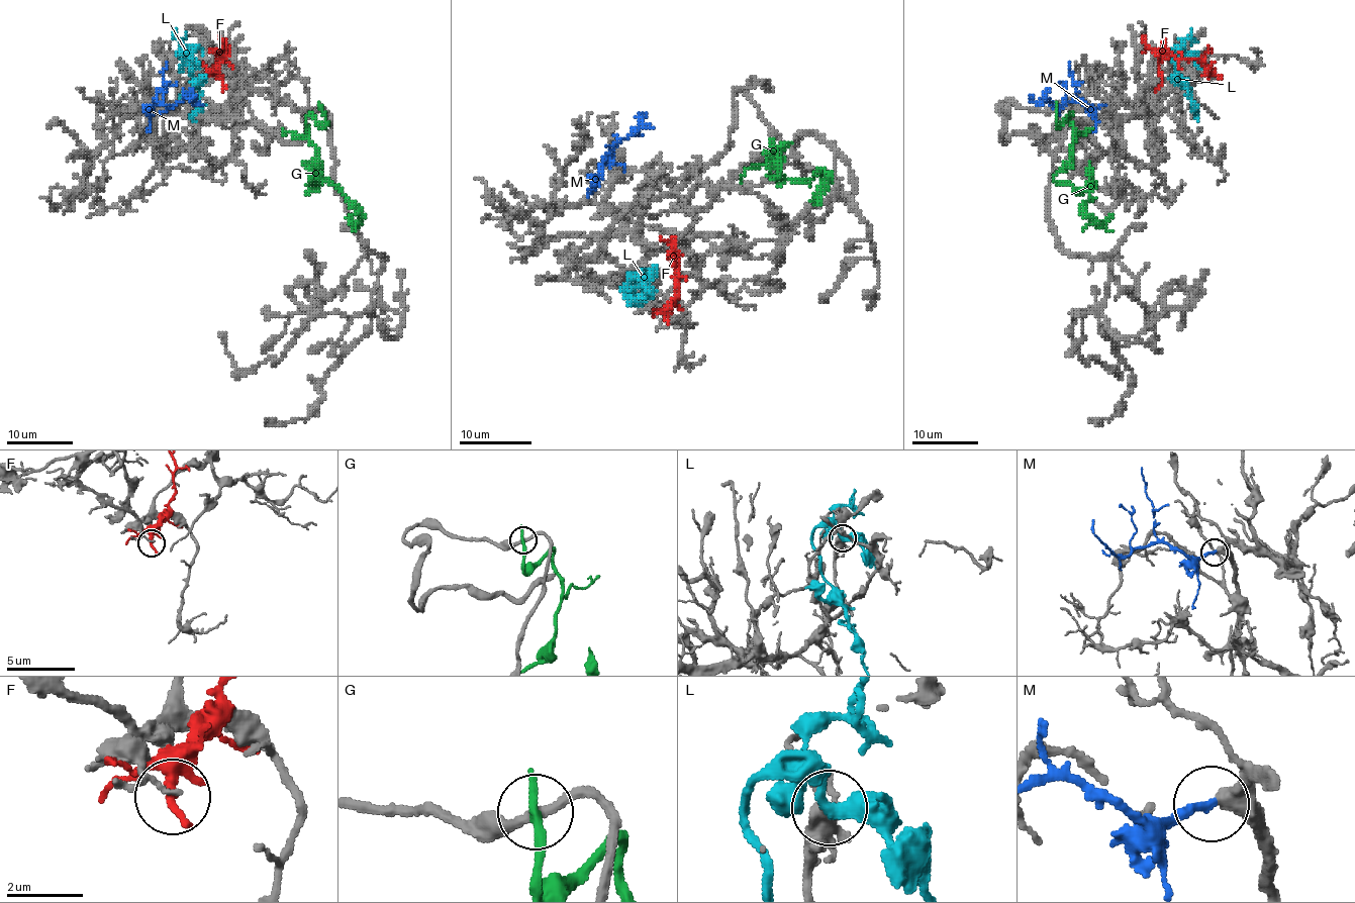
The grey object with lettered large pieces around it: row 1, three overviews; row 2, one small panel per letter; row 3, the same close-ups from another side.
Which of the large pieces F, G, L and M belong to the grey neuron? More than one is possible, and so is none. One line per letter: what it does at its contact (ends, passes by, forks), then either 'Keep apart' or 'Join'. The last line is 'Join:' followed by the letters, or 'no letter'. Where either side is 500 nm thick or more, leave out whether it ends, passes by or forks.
F: It ends there. Keep apart
G: It ends there. Keep apart
L: It passes by. Keep apart
M: It ends there. Join
Join: M

